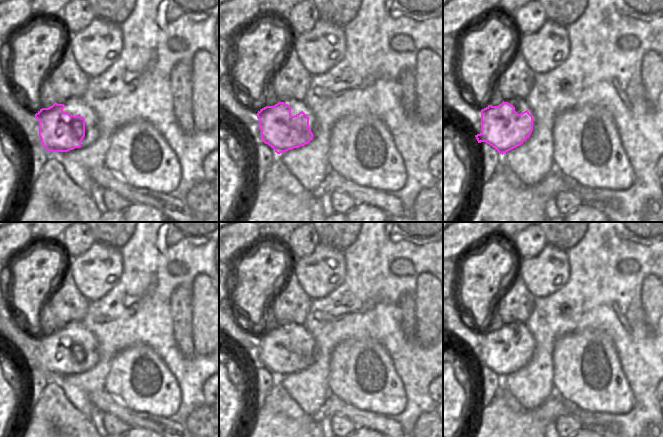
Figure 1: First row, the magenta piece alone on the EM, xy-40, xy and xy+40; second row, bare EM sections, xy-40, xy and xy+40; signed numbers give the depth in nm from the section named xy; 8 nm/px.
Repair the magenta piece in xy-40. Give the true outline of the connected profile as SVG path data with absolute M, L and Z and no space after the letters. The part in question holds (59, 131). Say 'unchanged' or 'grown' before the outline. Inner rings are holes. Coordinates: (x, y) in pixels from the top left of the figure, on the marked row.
grown; M70 98L63 104L54 103L40 109L35 118L39 121L39 137L48 152L68 152L82 150L95 142L99 135L97 115L82 98Z

